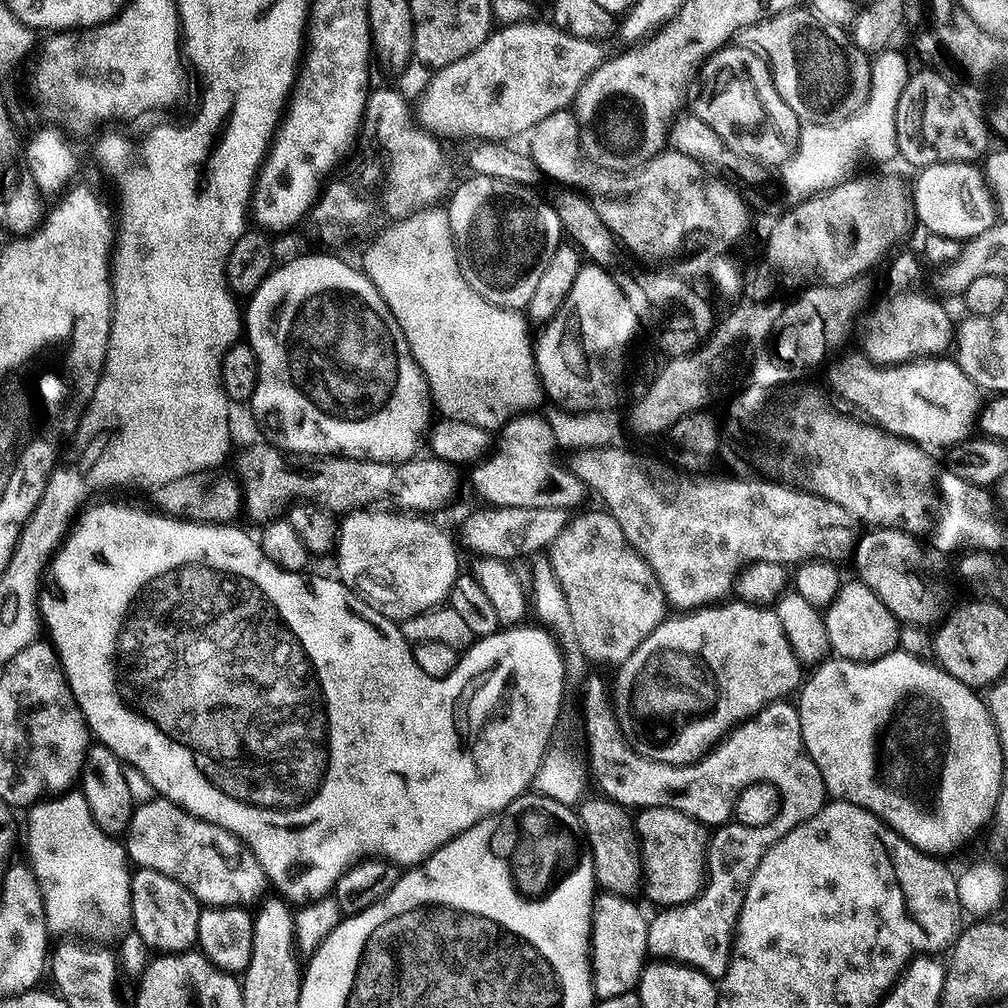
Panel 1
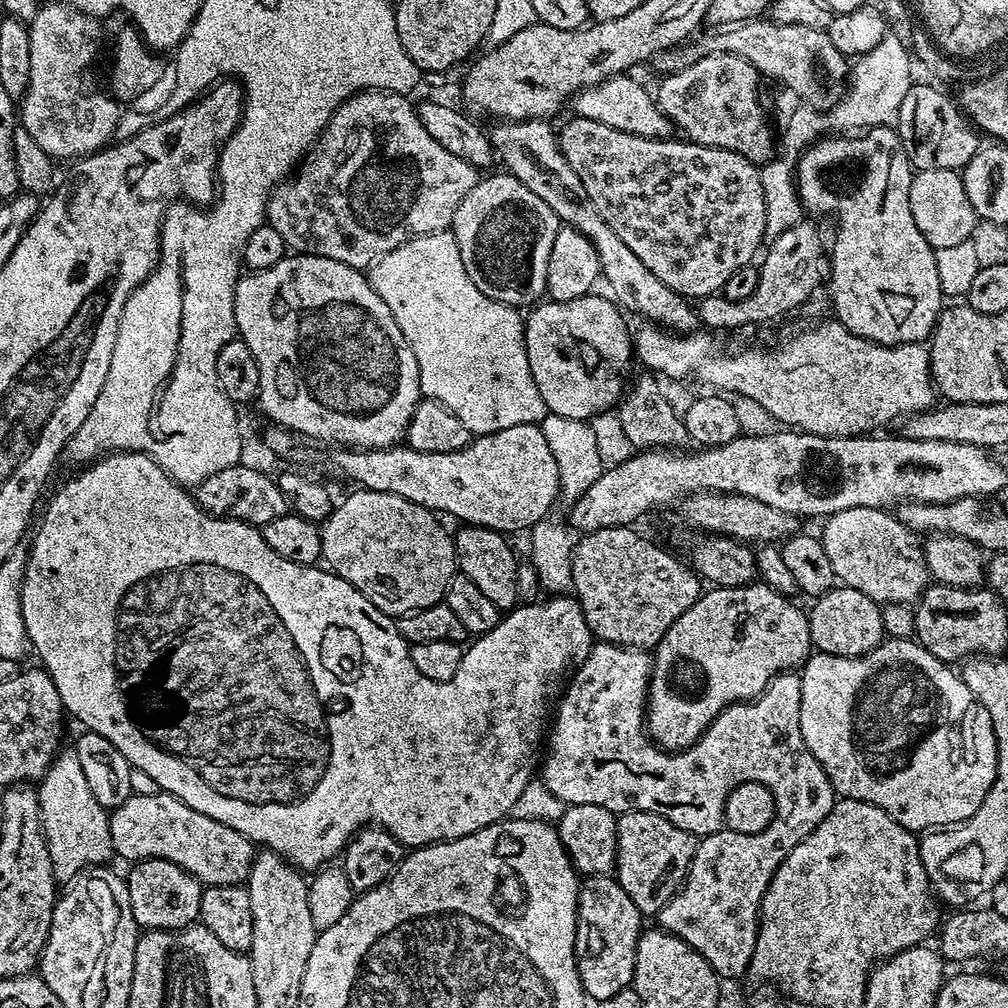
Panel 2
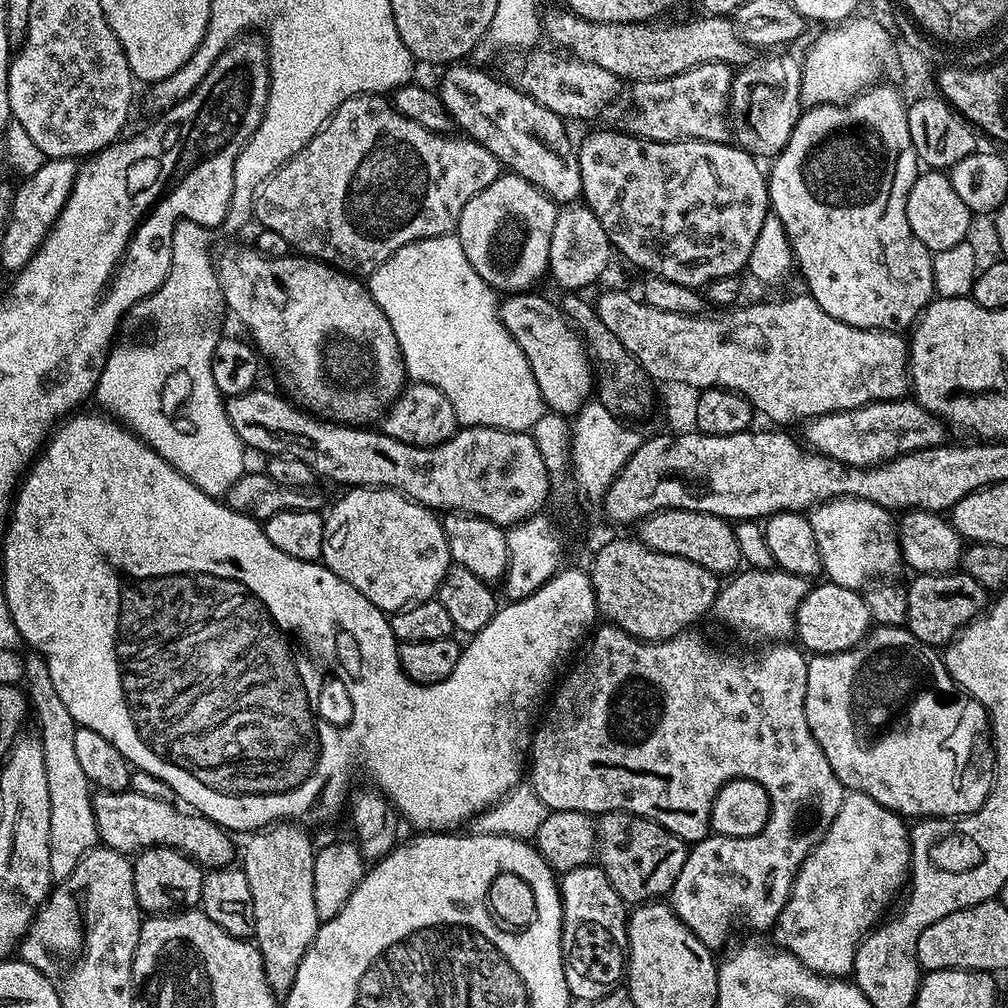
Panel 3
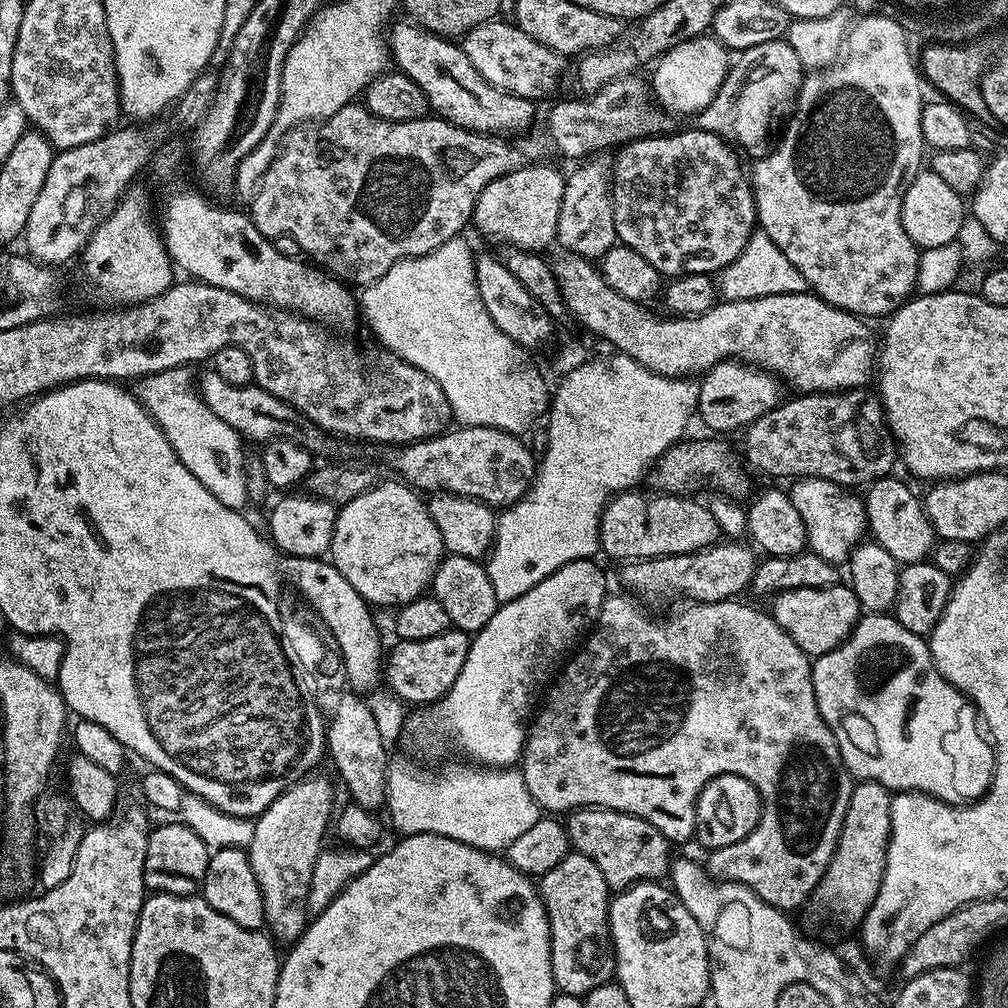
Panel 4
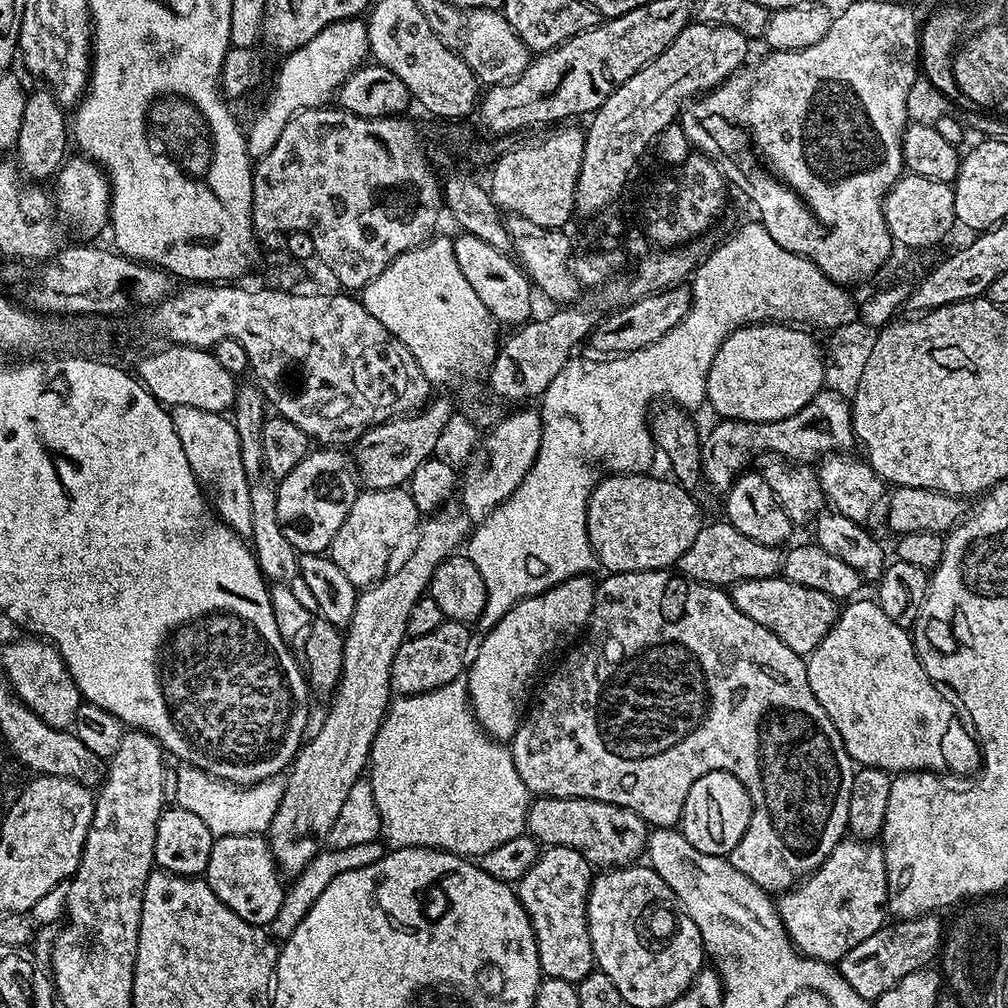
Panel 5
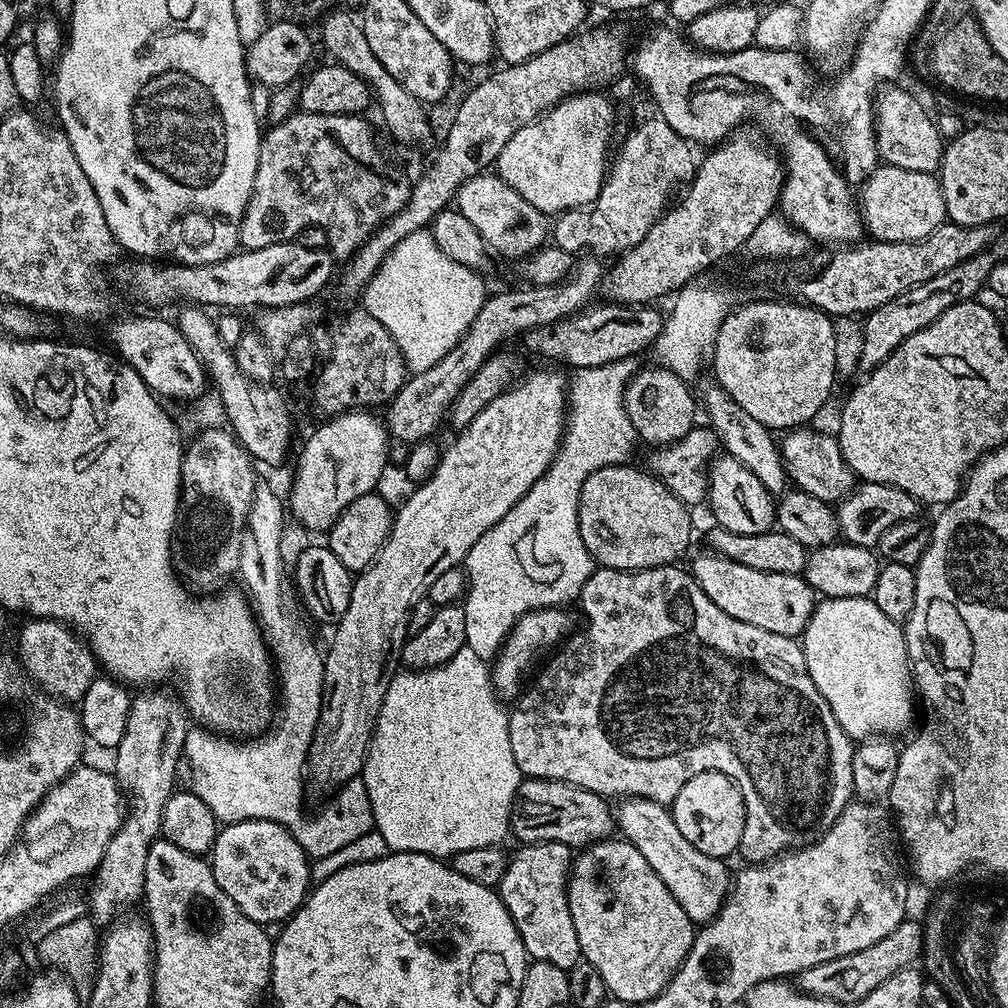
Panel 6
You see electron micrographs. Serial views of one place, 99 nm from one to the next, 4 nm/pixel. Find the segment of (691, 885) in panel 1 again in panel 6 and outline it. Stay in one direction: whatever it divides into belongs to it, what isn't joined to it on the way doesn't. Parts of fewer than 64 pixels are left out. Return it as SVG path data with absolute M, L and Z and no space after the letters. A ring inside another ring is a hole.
M557 780L520 781L520 790L512 804L511 835L520 839L521 845L558 842L573 850L583 850L589 844L607 840L614 832L614 808L605 797L590 790Z

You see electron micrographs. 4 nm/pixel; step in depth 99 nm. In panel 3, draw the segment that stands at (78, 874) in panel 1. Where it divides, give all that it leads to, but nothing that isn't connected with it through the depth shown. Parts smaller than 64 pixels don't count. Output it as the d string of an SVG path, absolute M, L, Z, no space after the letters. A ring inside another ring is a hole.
M35 650L27 654L29 656L23 657L23 683L28 684L26 695L34 713L34 720L36 716L40 723L38 735L46 762L46 786L50 786L50 870L53 881L59 882L75 870L78 862L91 848L97 847L100 839L92 809L94 788L89 784L86 770L82 770L78 753L74 750L77 722L70 710L66 710L66 702L58 698L58 690L54 690L54 678L50 678L48 663Z

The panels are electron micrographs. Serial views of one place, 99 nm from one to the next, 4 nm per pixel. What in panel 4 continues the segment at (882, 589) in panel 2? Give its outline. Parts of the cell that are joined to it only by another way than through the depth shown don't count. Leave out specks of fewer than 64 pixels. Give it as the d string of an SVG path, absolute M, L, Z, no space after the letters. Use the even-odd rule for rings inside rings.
M817 476L799 477L789 487L788 493L794 508L802 517L806 526L809 551L834 565L845 563L853 547L867 531L867 516L863 499L854 495L843 485L832 480L818 479Z

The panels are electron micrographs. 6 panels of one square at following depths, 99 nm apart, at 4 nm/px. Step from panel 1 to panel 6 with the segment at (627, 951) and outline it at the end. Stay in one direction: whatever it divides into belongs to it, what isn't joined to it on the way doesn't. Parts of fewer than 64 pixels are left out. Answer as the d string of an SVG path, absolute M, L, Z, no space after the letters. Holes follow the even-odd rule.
M558 842L526 844L517 849L516 853L511 853L498 891L510 918L514 918L514 926L518 926L524 949L532 960L551 962L565 970L573 968L582 959L568 901L568 874L572 871L573 849Z

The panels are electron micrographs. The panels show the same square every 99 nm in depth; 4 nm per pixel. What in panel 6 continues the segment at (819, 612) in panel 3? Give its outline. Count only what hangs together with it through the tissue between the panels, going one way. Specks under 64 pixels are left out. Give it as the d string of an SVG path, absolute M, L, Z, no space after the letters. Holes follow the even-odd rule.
M703 551L693 558L690 571L718 610L726 610L726 614L738 618L738 622L750 622L750 626L770 630L770 634L796 638L803 633L818 603L818 594L803 575L770 574L742 566L742 562L734 562L721 552Z

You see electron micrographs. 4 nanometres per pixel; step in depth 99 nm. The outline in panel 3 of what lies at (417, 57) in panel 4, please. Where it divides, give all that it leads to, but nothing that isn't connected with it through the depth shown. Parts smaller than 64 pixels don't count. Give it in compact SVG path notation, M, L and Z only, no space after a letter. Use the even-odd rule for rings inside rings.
M457 62L443 69L444 77L440 80L438 91L446 110L452 116L453 125L465 137L477 140L511 175L526 178L538 190L542 190L546 196L552 199L557 206L567 205L569 202L576 202L582 196L582 174L576 157L577 149L574 144L568 141L566 121L563 116L554 114L554 110L546 110L534 98L527 96L525 92L513 86L511 83L503 84L480 66L473 66L468 62Z

